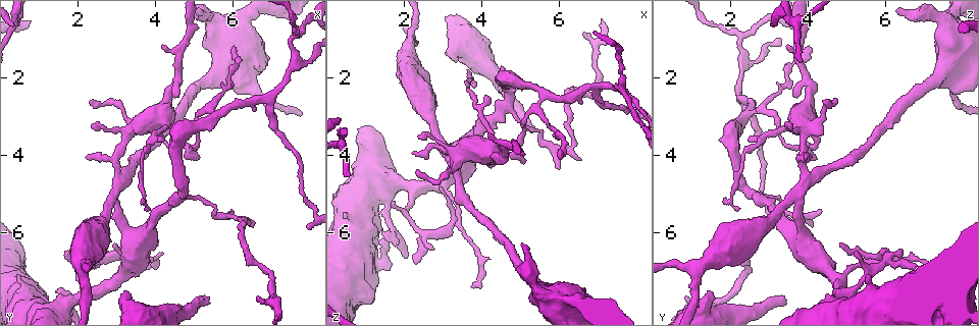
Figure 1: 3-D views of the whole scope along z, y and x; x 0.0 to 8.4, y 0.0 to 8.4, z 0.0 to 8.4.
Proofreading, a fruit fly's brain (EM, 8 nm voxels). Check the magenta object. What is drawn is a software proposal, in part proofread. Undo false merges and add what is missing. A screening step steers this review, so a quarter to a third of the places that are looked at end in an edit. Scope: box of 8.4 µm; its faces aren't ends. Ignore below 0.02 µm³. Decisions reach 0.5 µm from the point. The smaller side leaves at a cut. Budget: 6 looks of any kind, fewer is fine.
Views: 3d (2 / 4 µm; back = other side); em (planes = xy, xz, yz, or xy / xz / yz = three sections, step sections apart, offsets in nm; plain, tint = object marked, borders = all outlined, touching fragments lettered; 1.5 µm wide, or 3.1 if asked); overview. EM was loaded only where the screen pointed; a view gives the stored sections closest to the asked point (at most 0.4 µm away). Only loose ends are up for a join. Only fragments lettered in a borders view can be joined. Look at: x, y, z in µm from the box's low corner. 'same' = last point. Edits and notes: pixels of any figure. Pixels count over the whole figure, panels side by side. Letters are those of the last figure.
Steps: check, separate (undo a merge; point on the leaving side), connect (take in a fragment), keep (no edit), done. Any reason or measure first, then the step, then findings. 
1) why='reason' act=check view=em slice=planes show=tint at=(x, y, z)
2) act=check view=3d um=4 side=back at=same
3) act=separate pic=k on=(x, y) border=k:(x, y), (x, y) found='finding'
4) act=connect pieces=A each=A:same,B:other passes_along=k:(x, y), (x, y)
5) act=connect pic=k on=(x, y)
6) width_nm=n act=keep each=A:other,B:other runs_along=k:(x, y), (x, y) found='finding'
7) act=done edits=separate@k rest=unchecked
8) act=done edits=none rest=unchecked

why='abrupt turn' act=check view=3d um=4 at=(5.65, 3.00, 2.40)

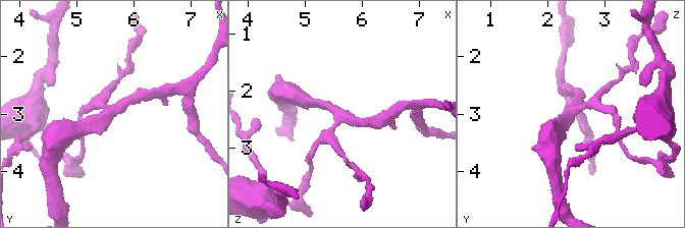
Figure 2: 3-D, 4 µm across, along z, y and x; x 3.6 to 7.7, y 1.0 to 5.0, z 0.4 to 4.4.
arms=4 act=check view=em slice=planes show=borders at=(5.60, 2.95, 2.40)

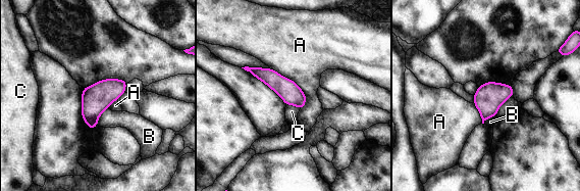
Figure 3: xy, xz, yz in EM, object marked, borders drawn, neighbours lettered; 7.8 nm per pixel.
act=keep each=A:other,B:other,C:other border=3:(272, 68), (304, 93), (302, 108) found='continuous, no second neuron'

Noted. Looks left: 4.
why='an open end' act=check view=em slice=planes show=borders at=(6.60, 7.60, 0.90)

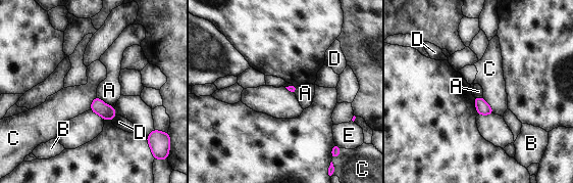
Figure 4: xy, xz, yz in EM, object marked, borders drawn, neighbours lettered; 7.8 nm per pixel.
act=keep each=A:other,B:other,C:other,D:other,E:other border=4:(482, 97), (493, 112) found='no lettered fragment goes on from it'

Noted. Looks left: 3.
act=check view=3d um=2 side=back at=(5.30, 7.90, 3.40)

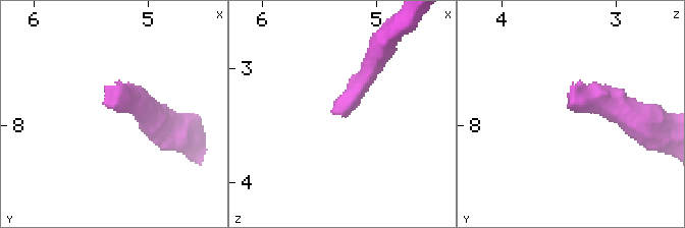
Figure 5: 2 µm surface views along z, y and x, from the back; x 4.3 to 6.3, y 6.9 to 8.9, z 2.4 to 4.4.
why='shape alone is not enough' act=check view=em slice=xz step=8 show=borders at=(5.30, 7.84, 3.44)

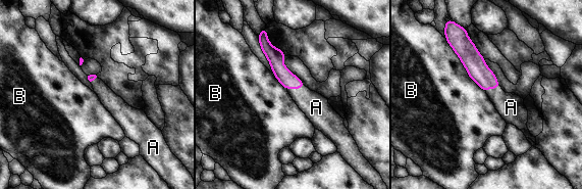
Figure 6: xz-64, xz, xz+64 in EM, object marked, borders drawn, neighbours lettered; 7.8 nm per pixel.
act=check view=em slice=planes show=borders at=same

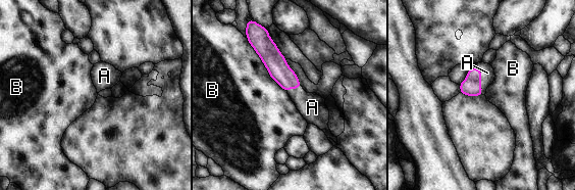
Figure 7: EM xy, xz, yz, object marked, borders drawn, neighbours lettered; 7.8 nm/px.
act=connect pieces=A each=A:same,B:other passes_along=7:(471, 86), (480, 77), (487, 73) found='the neuron continues'

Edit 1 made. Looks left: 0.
act=done edits=connect@7 rest=unchecked

